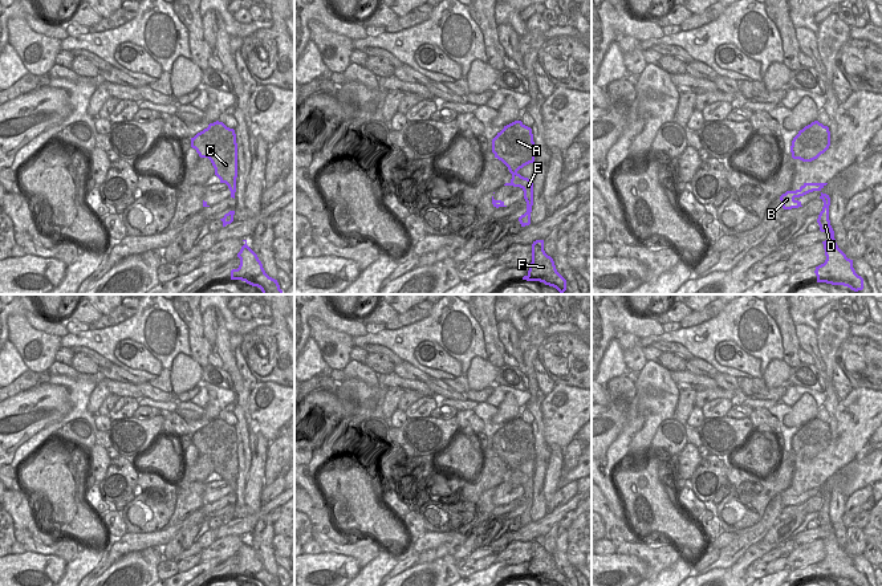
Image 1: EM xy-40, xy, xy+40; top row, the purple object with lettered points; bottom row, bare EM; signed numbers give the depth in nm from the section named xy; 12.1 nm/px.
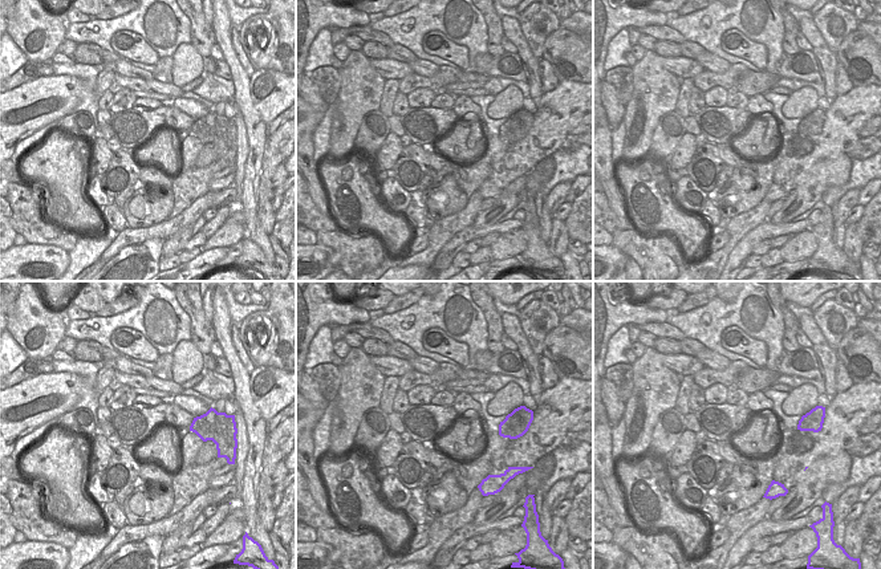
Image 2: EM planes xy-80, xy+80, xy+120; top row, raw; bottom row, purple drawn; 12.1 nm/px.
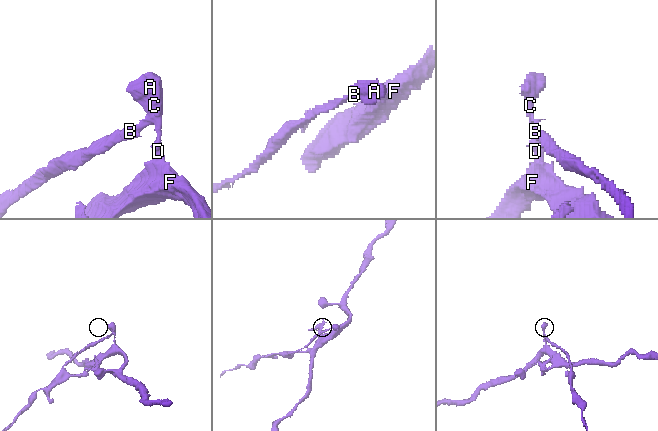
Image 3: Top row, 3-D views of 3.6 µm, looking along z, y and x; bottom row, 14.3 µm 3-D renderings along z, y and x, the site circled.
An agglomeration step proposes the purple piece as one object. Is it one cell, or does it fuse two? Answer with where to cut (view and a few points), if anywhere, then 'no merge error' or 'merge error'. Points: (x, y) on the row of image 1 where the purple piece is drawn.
cut xy (524, 191), (524, 198); merge error

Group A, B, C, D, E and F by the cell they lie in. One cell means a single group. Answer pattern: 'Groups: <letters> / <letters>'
Groups: A C D E F / B.

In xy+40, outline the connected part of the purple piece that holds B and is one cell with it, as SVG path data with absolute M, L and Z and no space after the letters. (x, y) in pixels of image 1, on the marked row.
M804 183L796 191L787 191L780 196L783 208L792 209L792 208L802 207L801 202L797 200L800 196L804 196L813 191L821 191L826 184L828 183Z

